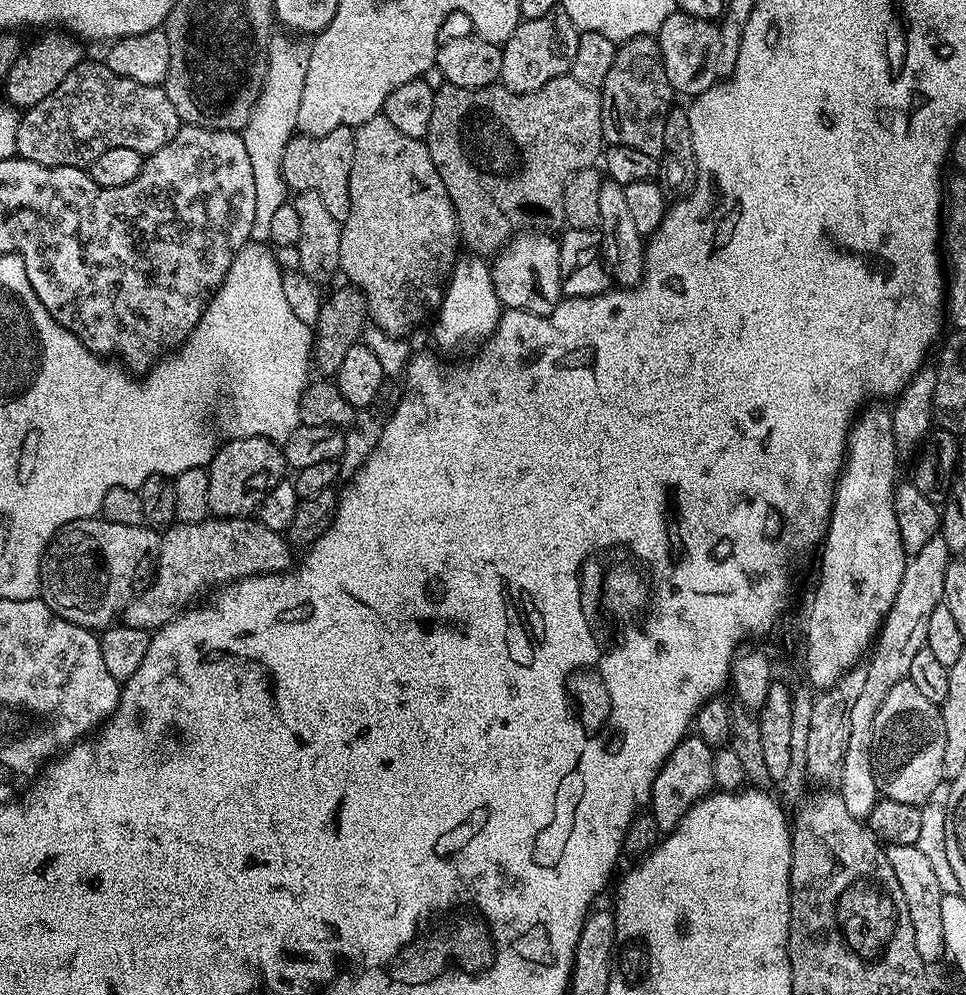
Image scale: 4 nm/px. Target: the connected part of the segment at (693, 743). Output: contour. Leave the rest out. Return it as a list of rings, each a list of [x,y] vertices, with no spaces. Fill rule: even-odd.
[[[689,734],[666,758],[658,778],[654,778],[652,798],[650,801],[650,815],[660,828],[661,833],[673,832],[684,815],[694,807],[698,801],[709,795],[714,788],[714,770],[712,769],[713,749],[701,736]]]

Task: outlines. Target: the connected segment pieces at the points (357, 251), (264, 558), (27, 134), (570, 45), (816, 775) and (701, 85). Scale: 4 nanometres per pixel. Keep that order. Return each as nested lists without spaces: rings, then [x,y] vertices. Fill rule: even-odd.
[[[382,114],[354,131],[350,214],[340,225],[339,271],[364,295],[371,323],[404,338],[444,301],[444,289],[462,248],[456,211],[424,140],[406,138]]]
[[[229,516],[227,518],[209,518],[198,522],[197,524],[182,524],[179,522],[173,523],[171,526],[163,529],[160,538],[160,553],[156,559],[156,570],[150,581],[150,583],[139,594],[132,597],[132,600],[124,607],[122,613],[122,622],[126,626],[134,626],[134,630],[146,630],[149,634],[156,631],[157,628],[166,626],[170,623],[174,617],[179,616],[181,612],[185,611],[189,606],[195,605],[196,600],[203,594],[207,588],[215,589],[217,586],[223,586],[225,584],[231,584],[233,580],[241,580],[247,576],[263,576],[265,574],[279,574],[281,572],[287,572],[293,567],[294,559],[292,560],[292,551],[294,551],[293,545],[289,543],[287,539],[281,533],[270,530],[266,525],[258,518],[249,518],[246,516]]]
[[[85,59],[77,64],[74,70],[70,70],[70,74],[66,74],[66,78],[62,78],[62,82],[58,82],[58,90],[50,90],[50,94],[46,94],[46,98],[42,98],[42,102],[38,102],[34,107],[27,109],[19,117],[20,125],[16,131],[16,151],[19,159],[38,162],[47,168],[87,169],[88,165],[94,162],[94,158],[98,158],[98,154],[106,154],[106,150],[114,150],[114,146],[130,146],[130,150],[138,150],[147,154],[166,146],[166,142],[170,142],[170,138],[174,138],[174,134],[178,134],[182,121],[178,118],[178,110],[174,110],[174,102],[170,102],[170,98],[164,93],[161,85],[130,82],[130,78],[122,78],[118,74],[114,74],[114,70],[110,70],[107,63],[95,64],[94,61],[87,60]]]
[[[562,10],[546,14],[533,20],[521,19],[520,25],[502,45],[502,70],[499,83],[512,92],[542,90],[546,82],[571,73],[574,53],[578,50],[580,29],[570,22]]]
[[[864,666],[851,668],[841,680],[823,689],[815,697],[810,719],[810,734],[807,735],[806,766],[813,781],[821,780],[821,785],[832,786],[842,774],[842,762],[846,759],[846,745],[850,743],[850,709],[860,697],[868,677]]]
[[[677,10],[670,14],[670,18],[666,18],[666,22],[662,22],[658,39],[666,78],[673,93],[680,95],[681,92],[682,95],[688,96],[687,98],[695,98],[718,83],[720,30],[713,21],[694,18]]]

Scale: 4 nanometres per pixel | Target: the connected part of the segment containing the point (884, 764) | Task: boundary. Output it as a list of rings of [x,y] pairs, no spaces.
[[[909,680],[898,682],[886,698],[882,698],[878,714],[874,714],[872,773],[877,793],[894,802],[917,806],[929,803],[935,797],[932,795],[940,780],[945,779],[942,754],[946,754],[943,711],[934,702],[929,702]]]

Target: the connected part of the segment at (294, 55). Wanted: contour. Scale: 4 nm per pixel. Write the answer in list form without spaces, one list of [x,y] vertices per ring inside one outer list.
[[[273,35],[268,41],[268,72],[264,75],[264,89],[260,91],[258,102],[248,119],[248,127],[242,135],[246,142],[246,154],[254,170],[254,210],[253,237],[267,237],[270,218],[289,199],[290,189],[282,174],[282,154],[297,131],[298,106],[302,102],[302,86],[306,82],[306,56],[287,35]]]

